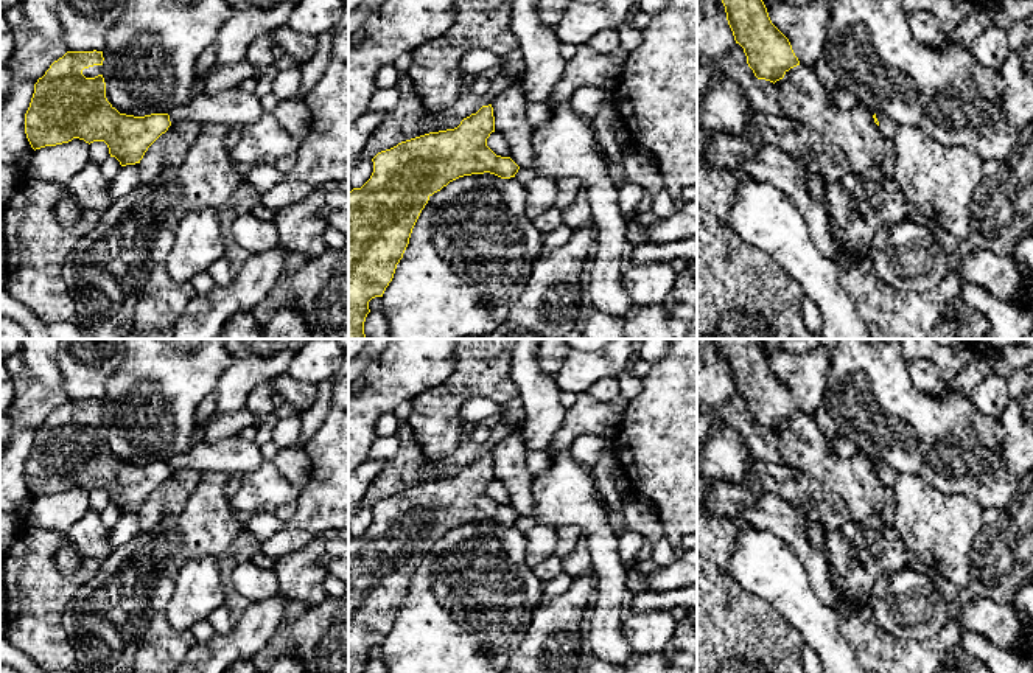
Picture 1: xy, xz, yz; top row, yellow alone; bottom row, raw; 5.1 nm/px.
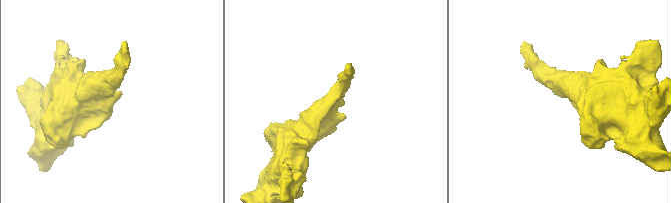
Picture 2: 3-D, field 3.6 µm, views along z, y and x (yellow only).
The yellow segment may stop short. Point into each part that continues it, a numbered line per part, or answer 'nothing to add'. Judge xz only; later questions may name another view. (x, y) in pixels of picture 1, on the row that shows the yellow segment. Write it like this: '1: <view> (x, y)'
nothing to add

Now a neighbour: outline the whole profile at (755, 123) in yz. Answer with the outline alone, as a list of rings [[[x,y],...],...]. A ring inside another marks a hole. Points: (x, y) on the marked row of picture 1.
[[[751,107],[748,112],[748,131],[745,134],[733,134],[733,135],[742,137],[750,143],[753,143],[755,146],[759,146],[764,141],[762,126],[764,121],[759,118],[759,113]]]

